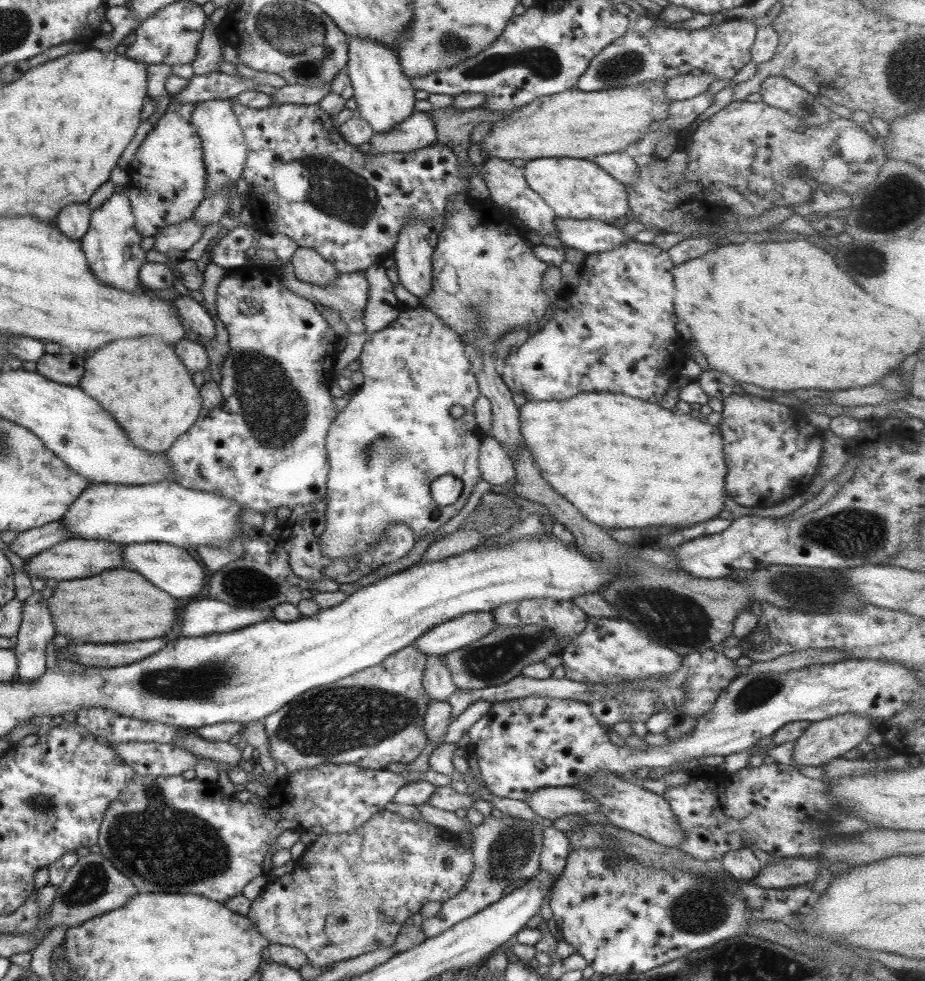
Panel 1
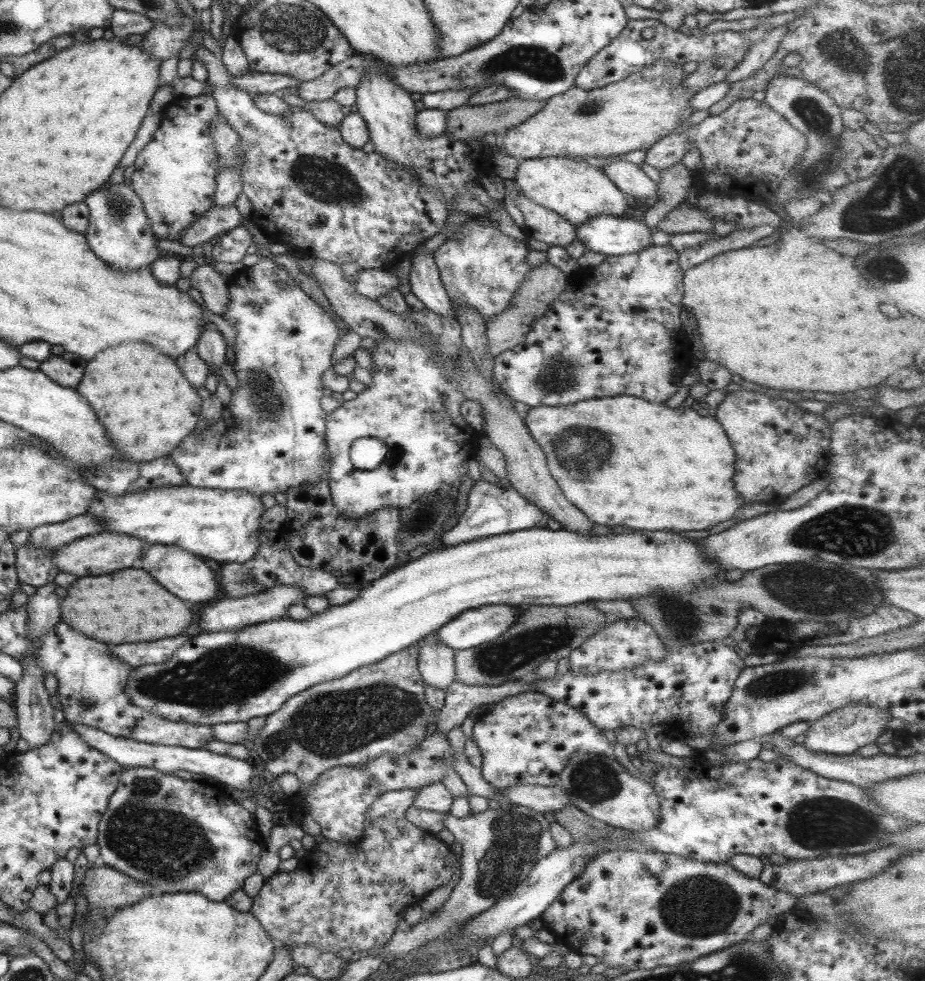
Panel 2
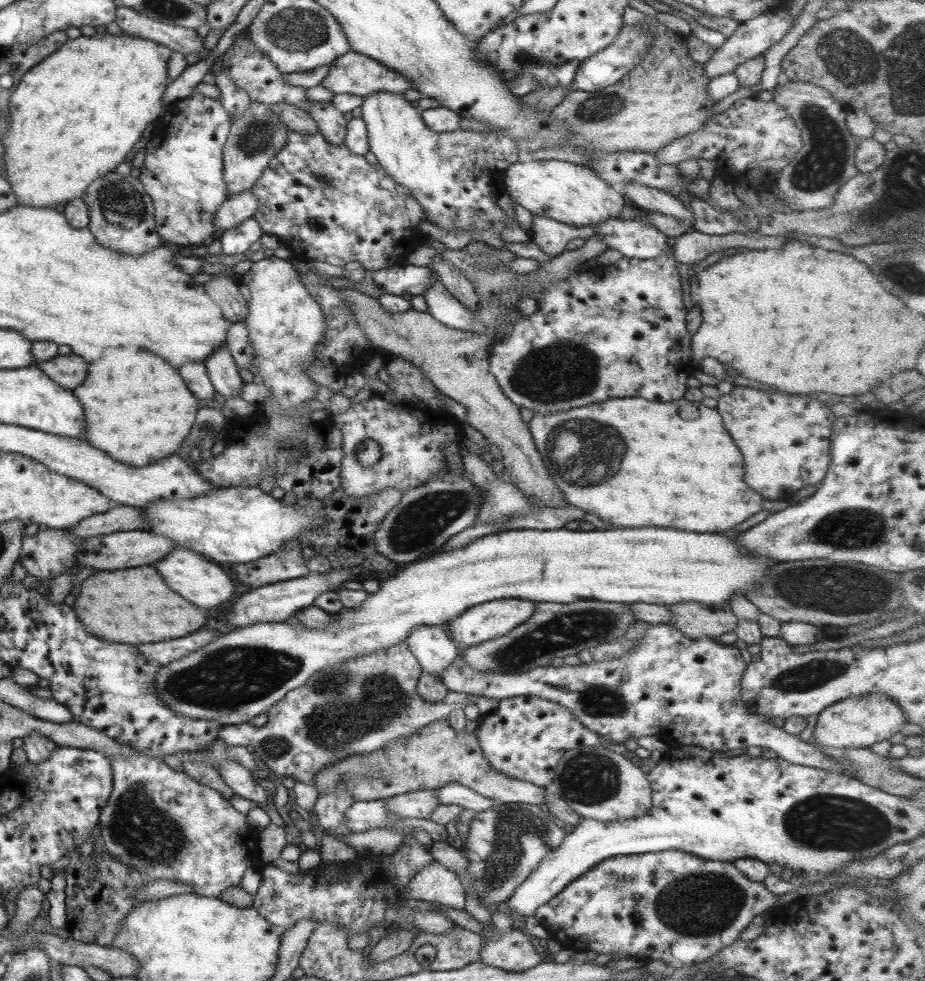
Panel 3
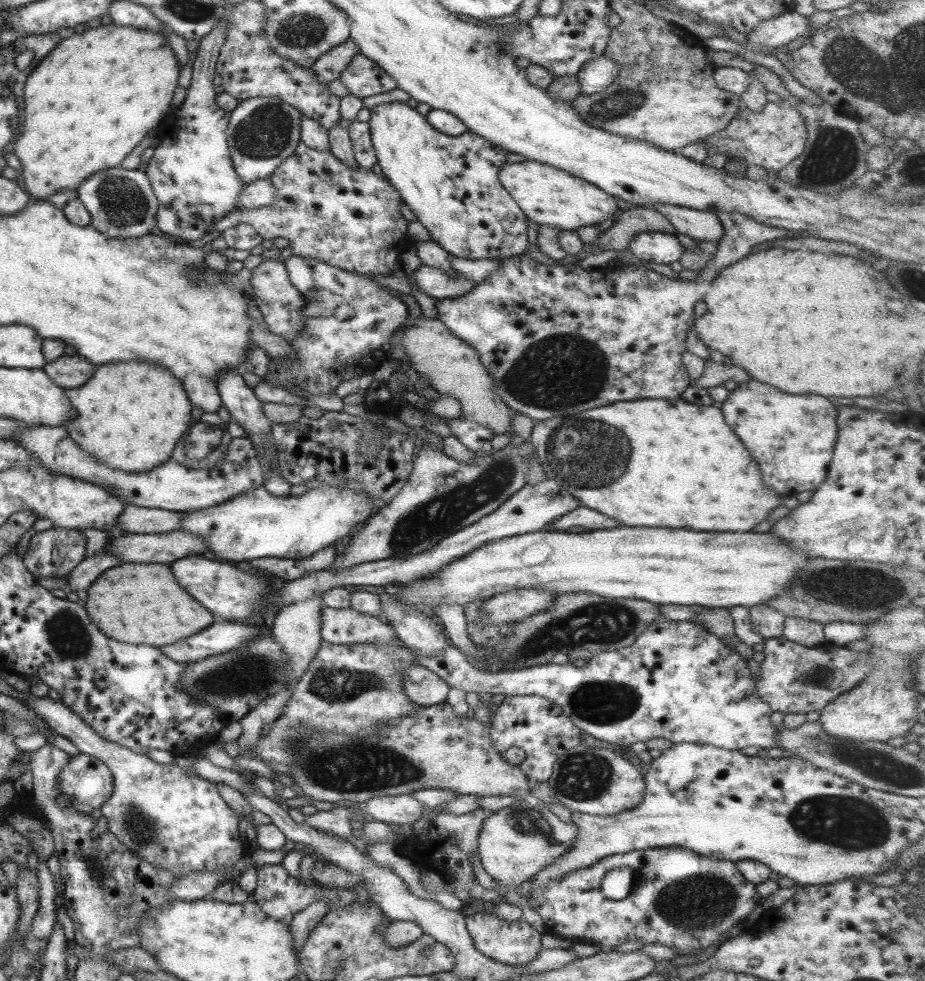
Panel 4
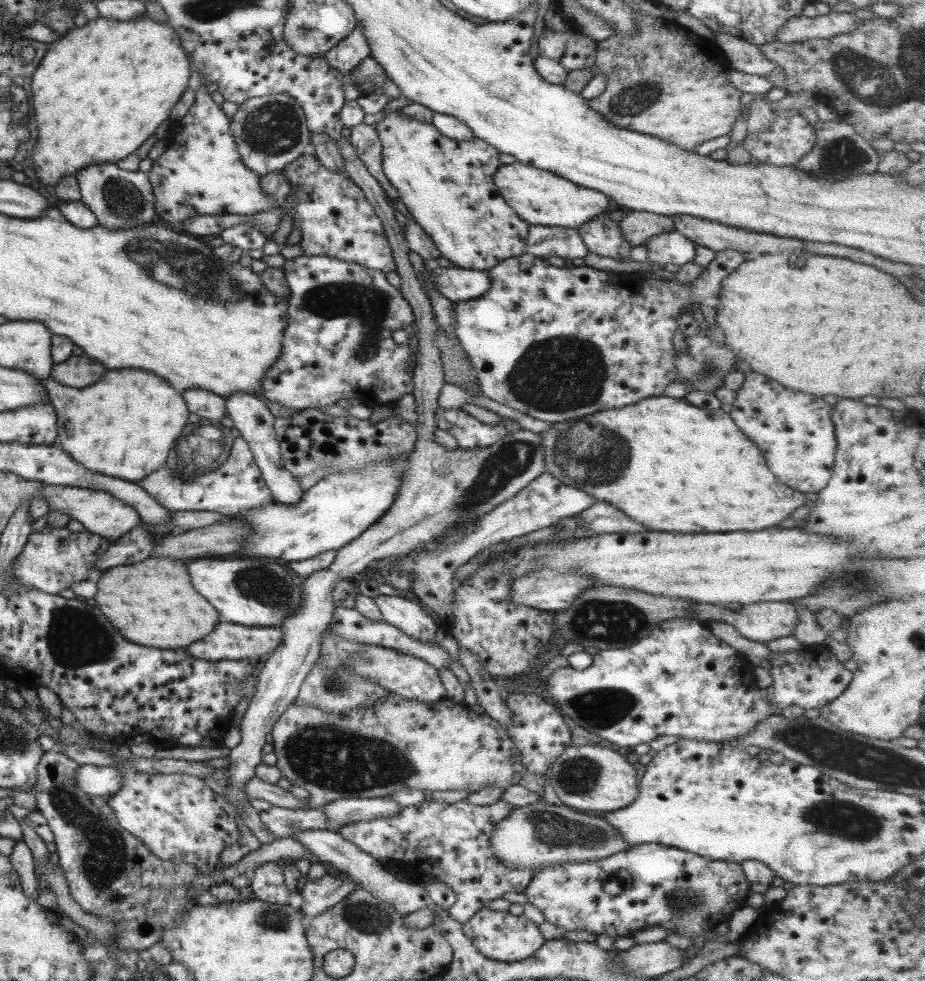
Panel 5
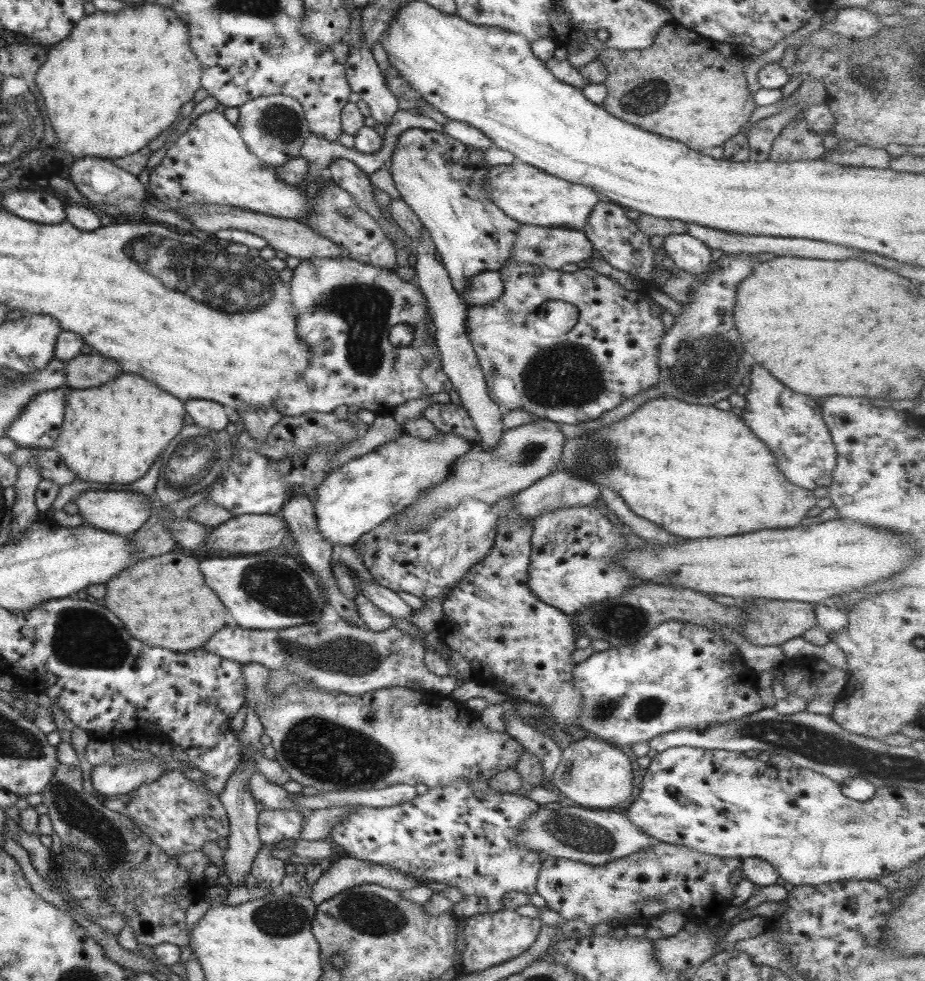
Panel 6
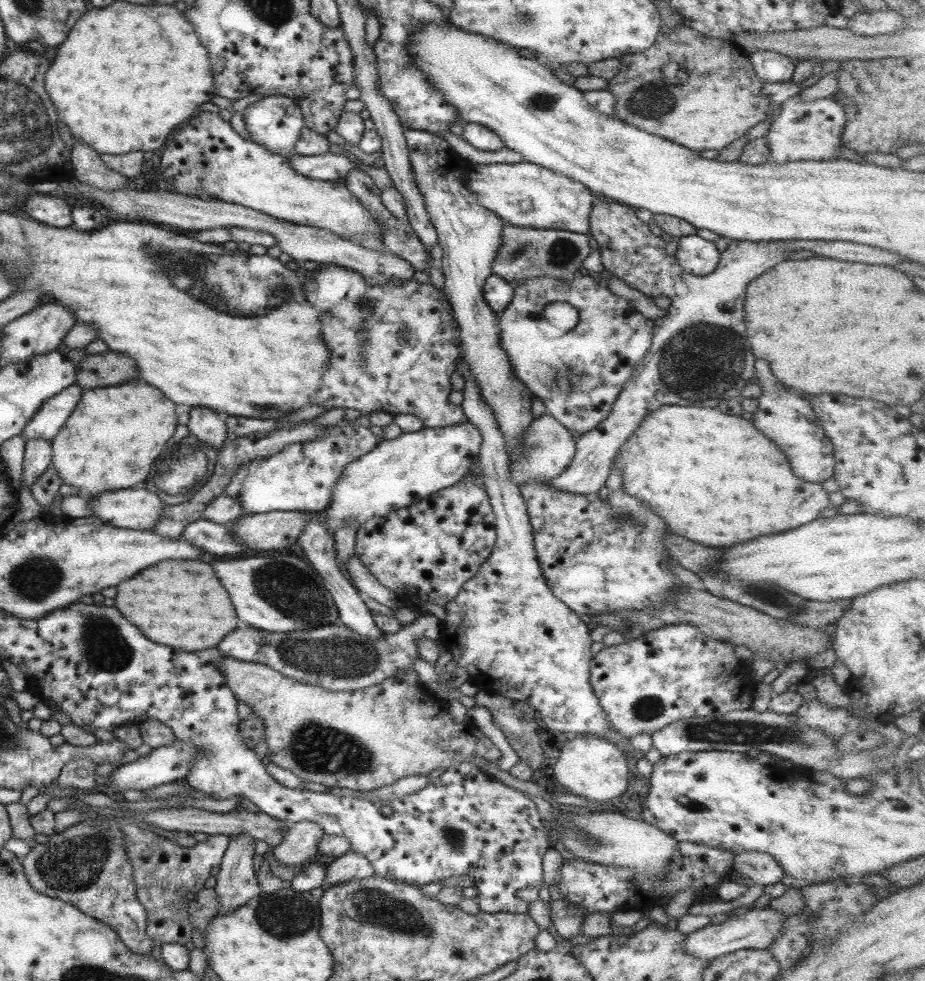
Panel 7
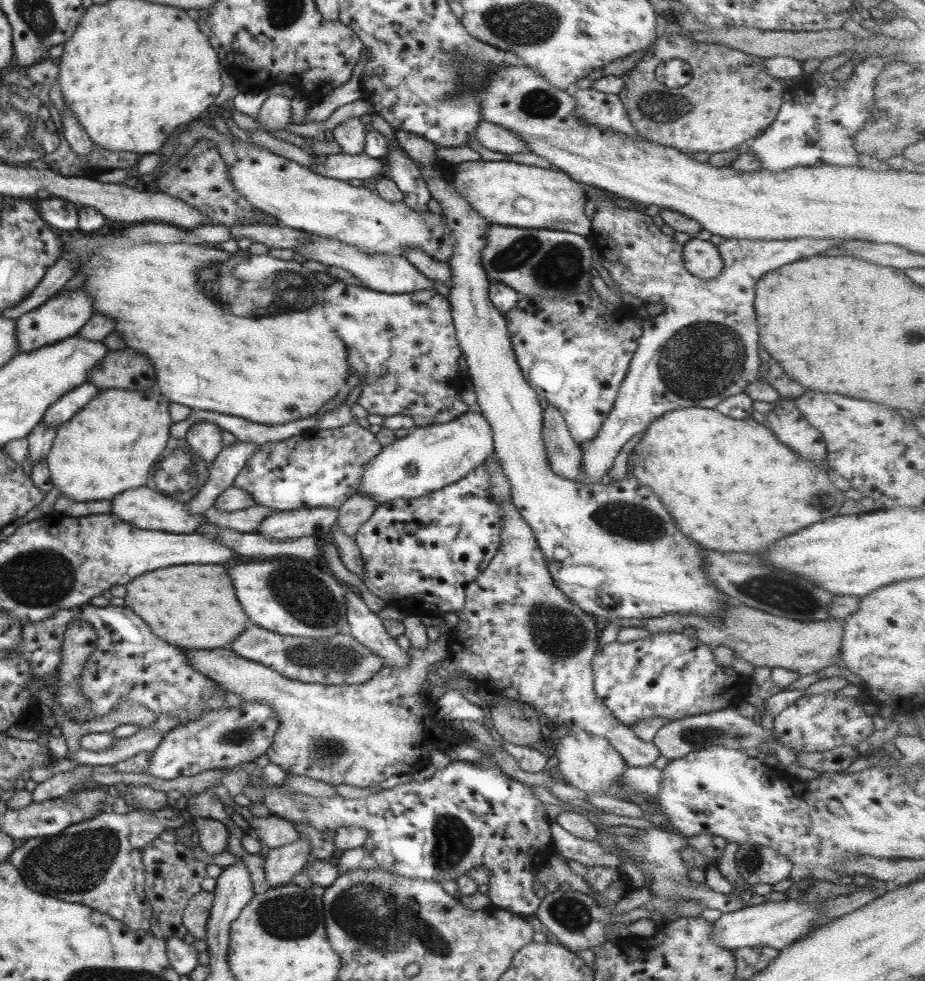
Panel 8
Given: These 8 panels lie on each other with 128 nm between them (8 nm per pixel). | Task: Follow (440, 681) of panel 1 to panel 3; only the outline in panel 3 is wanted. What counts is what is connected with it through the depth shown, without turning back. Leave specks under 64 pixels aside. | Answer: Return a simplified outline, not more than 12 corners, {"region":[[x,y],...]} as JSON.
{"region":[[445,626],[417,627],[405,644],[439,677],[458,657]]}

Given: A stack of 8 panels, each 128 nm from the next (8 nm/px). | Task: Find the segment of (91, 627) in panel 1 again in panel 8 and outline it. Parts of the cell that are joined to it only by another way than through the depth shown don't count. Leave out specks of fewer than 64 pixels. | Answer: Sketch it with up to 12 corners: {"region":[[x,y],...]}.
{"region":[[225,568],[145,572],[123,602],[157,638],[223,648],[247,620]]}

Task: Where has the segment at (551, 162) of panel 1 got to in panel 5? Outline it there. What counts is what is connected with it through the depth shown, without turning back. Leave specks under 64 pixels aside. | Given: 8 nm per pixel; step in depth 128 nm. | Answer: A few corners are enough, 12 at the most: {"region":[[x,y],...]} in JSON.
{"region":[[501,164],[494,183],[528,225],[576,229],[610,198],[551,171]]}

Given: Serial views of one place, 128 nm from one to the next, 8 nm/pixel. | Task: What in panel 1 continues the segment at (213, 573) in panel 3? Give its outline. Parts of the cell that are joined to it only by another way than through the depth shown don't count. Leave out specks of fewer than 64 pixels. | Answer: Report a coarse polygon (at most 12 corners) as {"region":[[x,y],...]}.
{"region":[[127,544],[121,568],[135,570],[173,598],[203,588],[192,551]]}

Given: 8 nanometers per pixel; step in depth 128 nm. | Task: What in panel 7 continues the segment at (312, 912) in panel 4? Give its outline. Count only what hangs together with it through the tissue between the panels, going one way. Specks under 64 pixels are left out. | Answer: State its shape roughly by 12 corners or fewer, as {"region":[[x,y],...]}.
{"region":[[349,849],[325,865],[324,886],[375,875],[370,862]]}

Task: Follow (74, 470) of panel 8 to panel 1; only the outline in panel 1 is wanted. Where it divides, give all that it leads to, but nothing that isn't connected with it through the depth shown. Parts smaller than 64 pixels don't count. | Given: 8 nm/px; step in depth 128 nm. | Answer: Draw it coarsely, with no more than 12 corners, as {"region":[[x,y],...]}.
{"region":[[159,336],[113,340],[77,386],[145,452],[163,453],[201,398]]}

